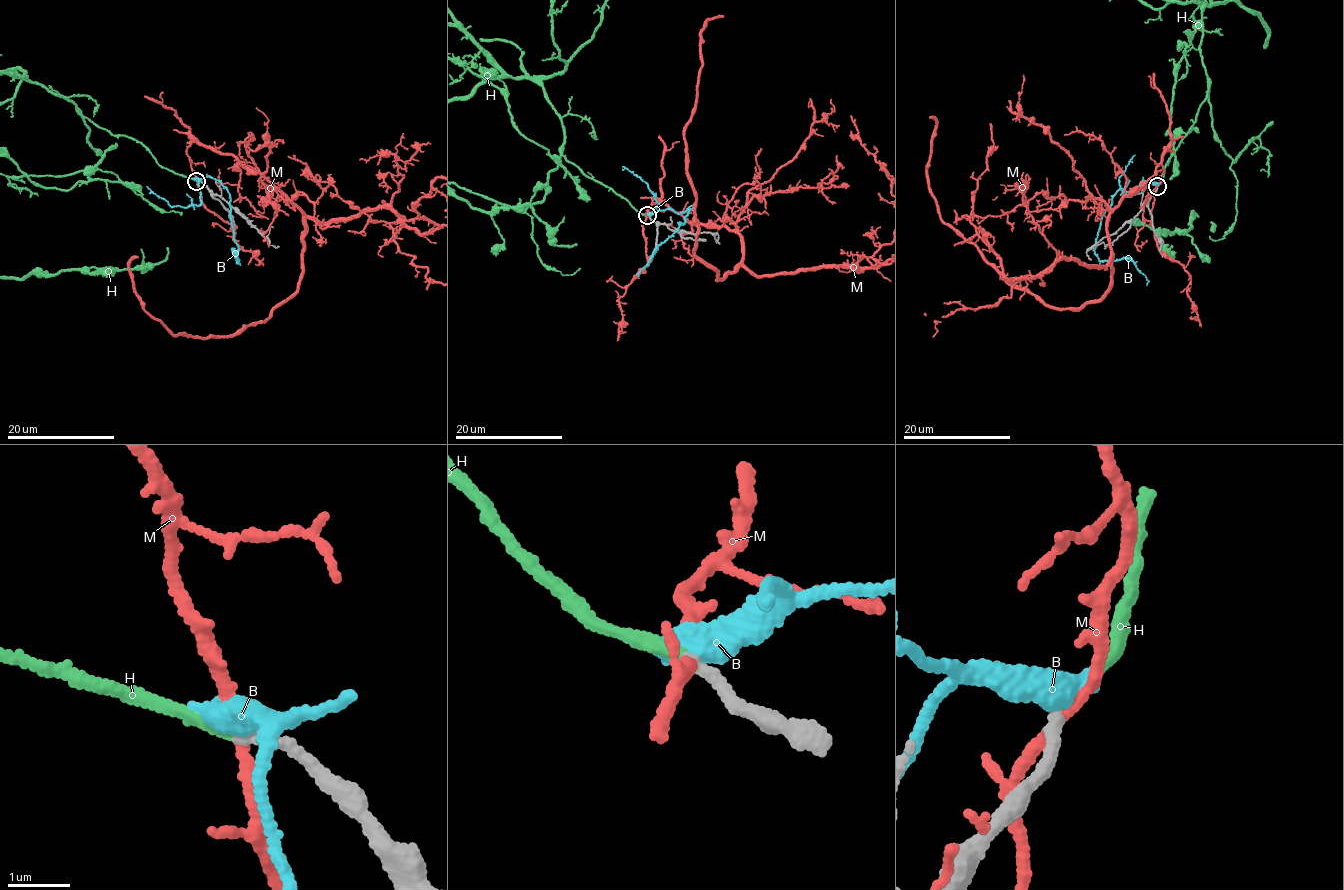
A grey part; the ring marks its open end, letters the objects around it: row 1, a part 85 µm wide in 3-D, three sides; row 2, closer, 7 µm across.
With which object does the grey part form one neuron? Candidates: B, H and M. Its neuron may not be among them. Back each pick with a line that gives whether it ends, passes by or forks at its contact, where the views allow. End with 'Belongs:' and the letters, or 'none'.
H: it ends
Belongs: H

